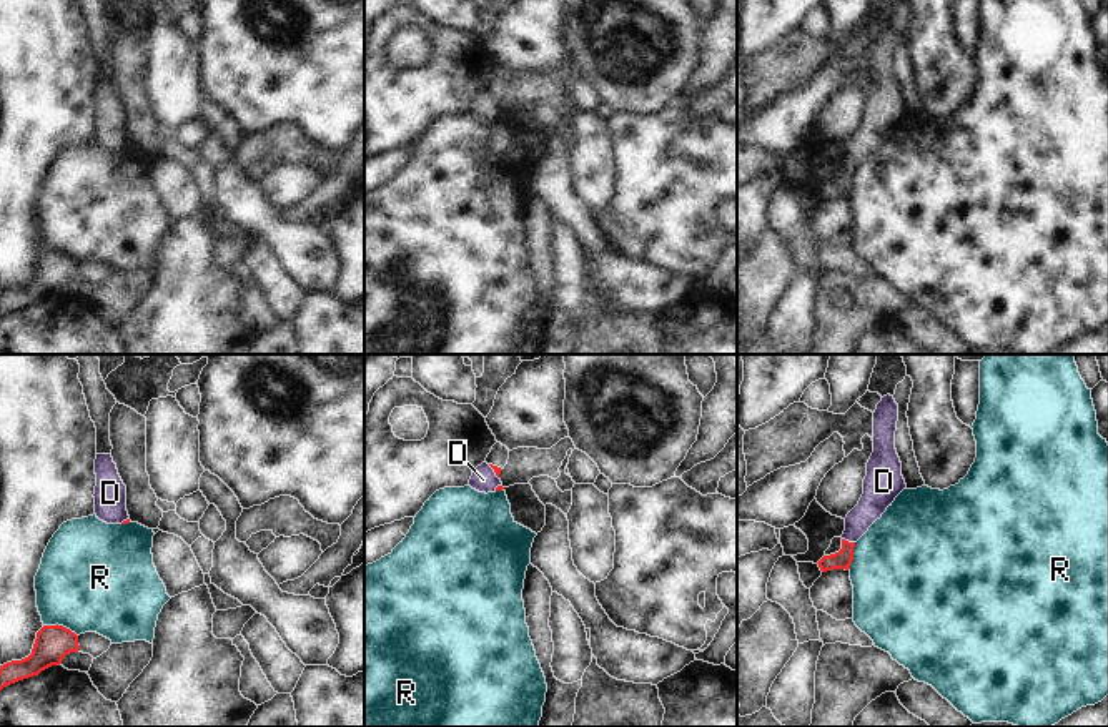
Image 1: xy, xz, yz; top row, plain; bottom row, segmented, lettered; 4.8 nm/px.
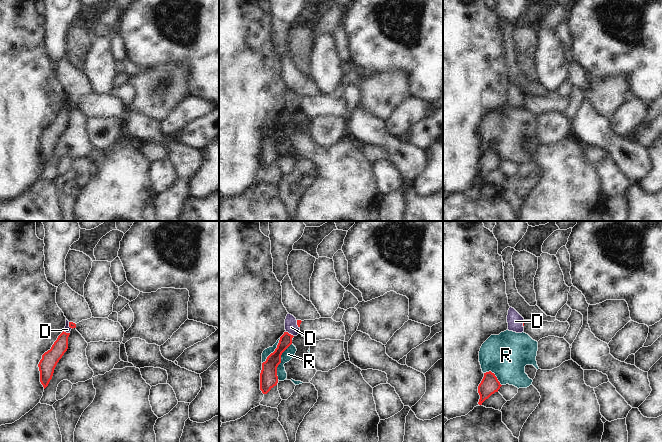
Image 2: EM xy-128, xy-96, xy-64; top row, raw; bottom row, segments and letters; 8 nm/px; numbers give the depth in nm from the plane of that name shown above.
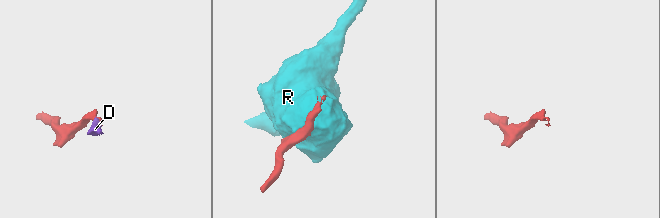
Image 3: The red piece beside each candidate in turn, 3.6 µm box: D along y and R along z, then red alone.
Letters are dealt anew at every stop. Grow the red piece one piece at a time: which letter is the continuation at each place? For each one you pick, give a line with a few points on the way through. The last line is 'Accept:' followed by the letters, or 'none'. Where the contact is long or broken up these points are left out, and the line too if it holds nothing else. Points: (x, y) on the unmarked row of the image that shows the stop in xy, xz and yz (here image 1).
D: runs through yz (842, 187), (847, 178), (847, 168), (857, 148), (875, 127)
Accept: D

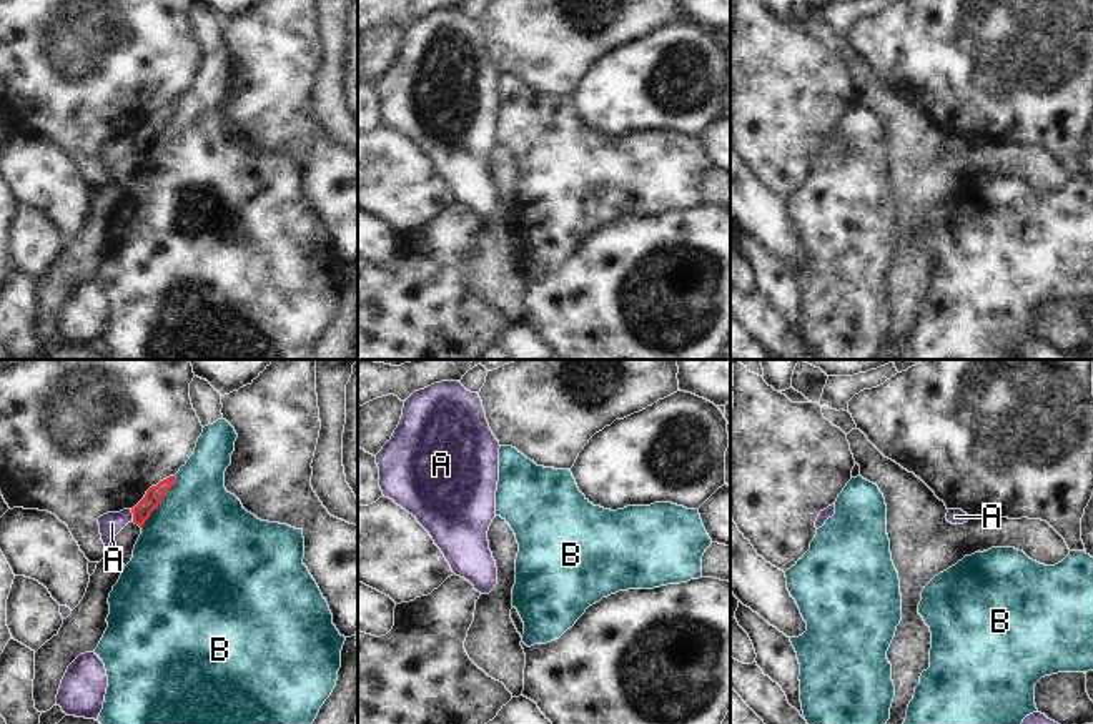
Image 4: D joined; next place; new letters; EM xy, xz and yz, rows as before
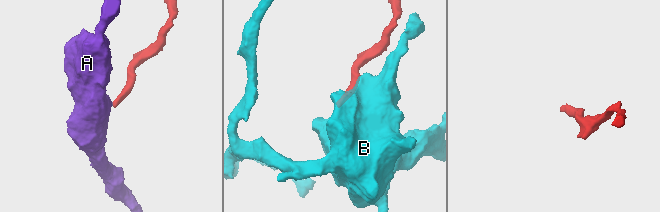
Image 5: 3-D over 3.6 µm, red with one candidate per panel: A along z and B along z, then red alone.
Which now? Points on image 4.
Accept: none

